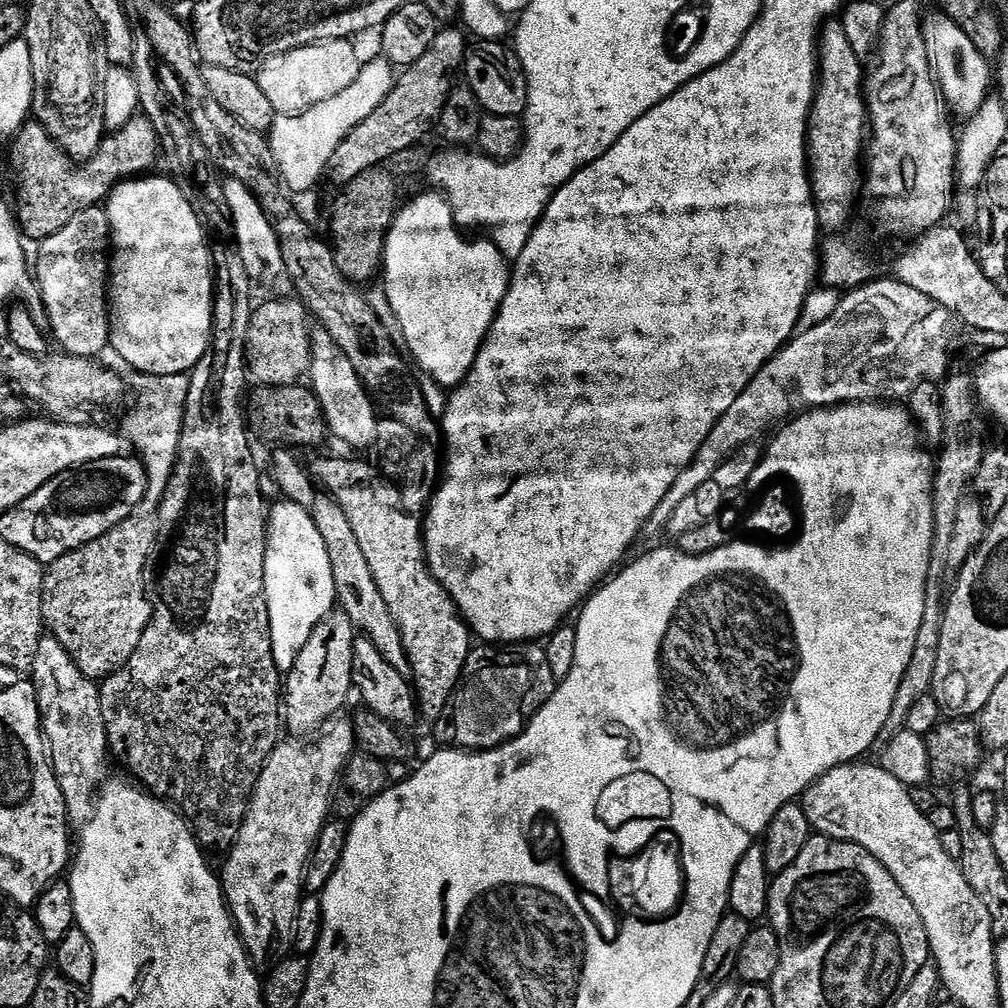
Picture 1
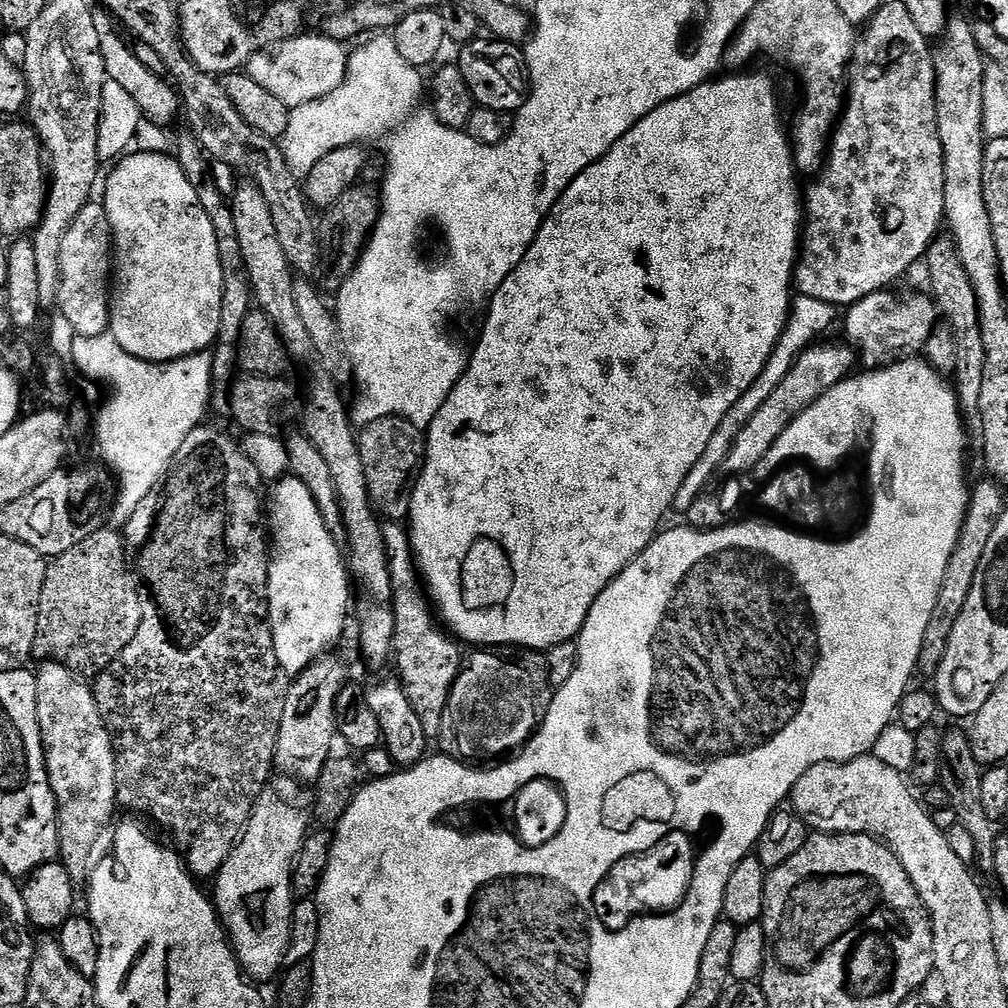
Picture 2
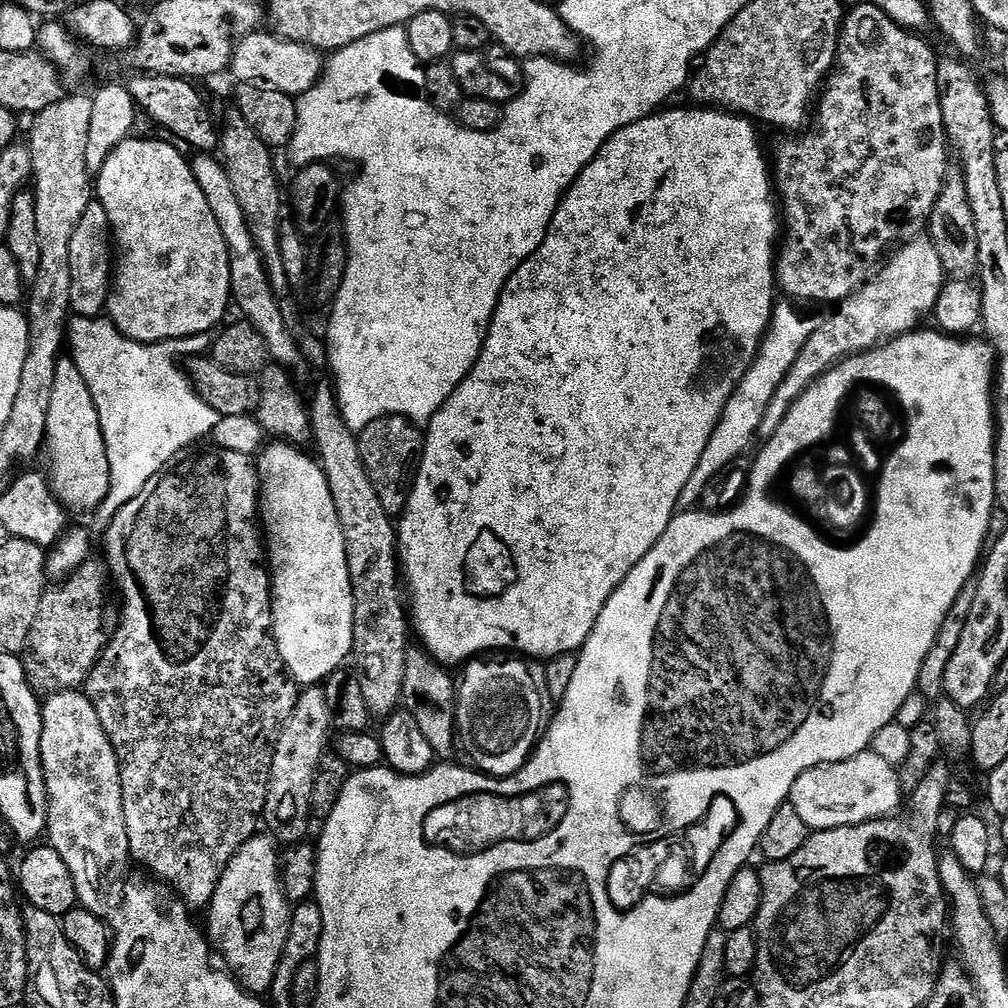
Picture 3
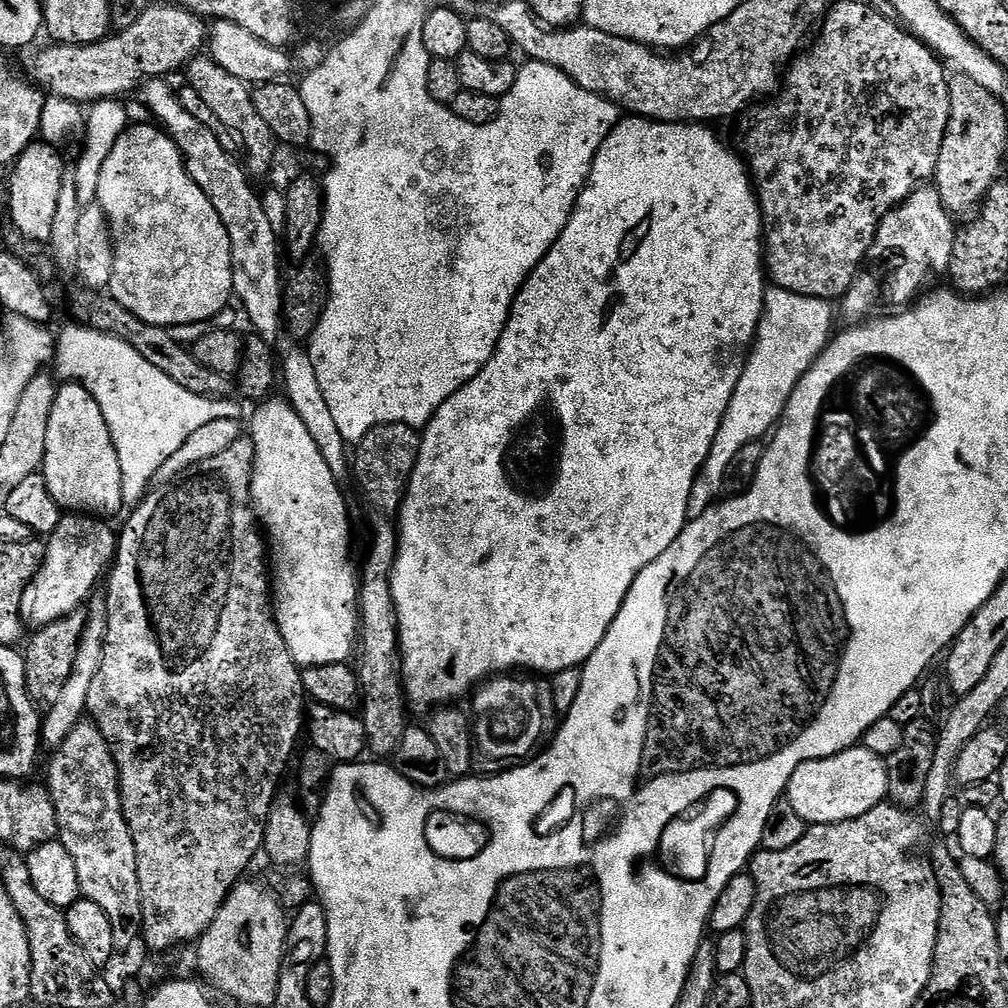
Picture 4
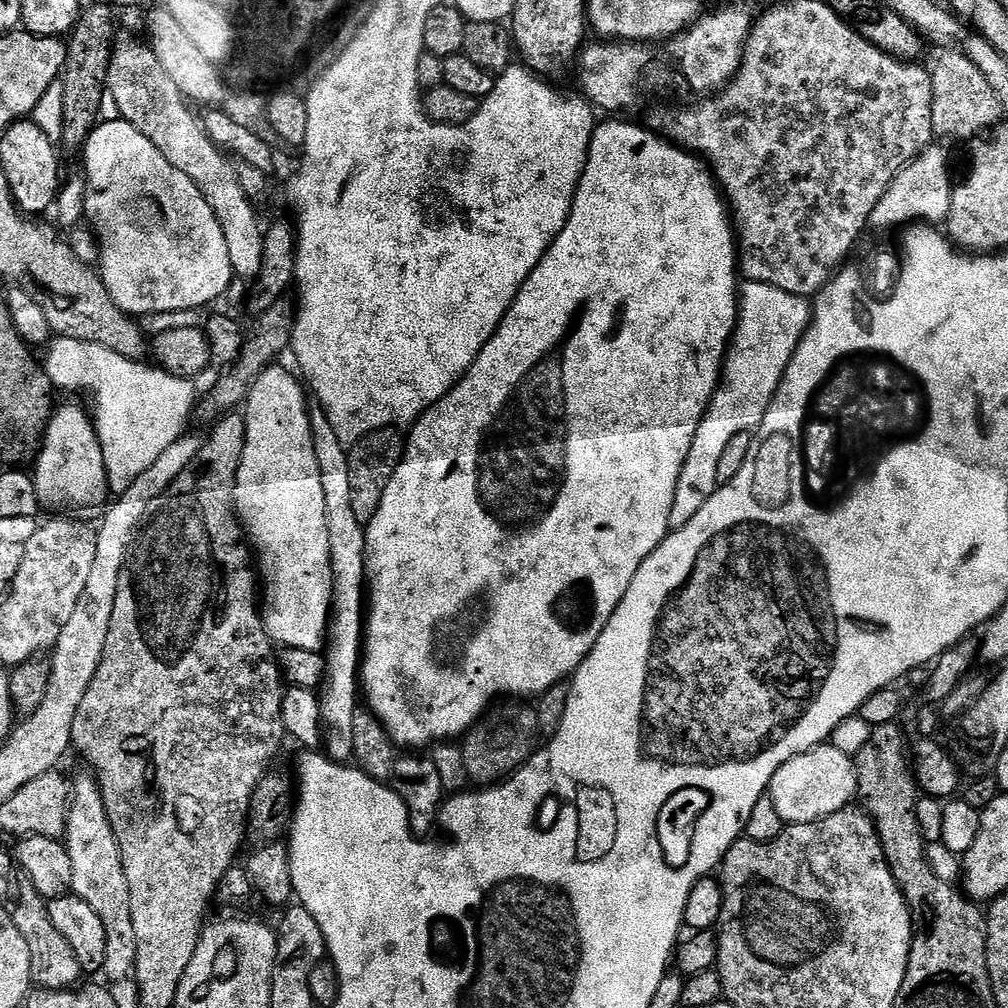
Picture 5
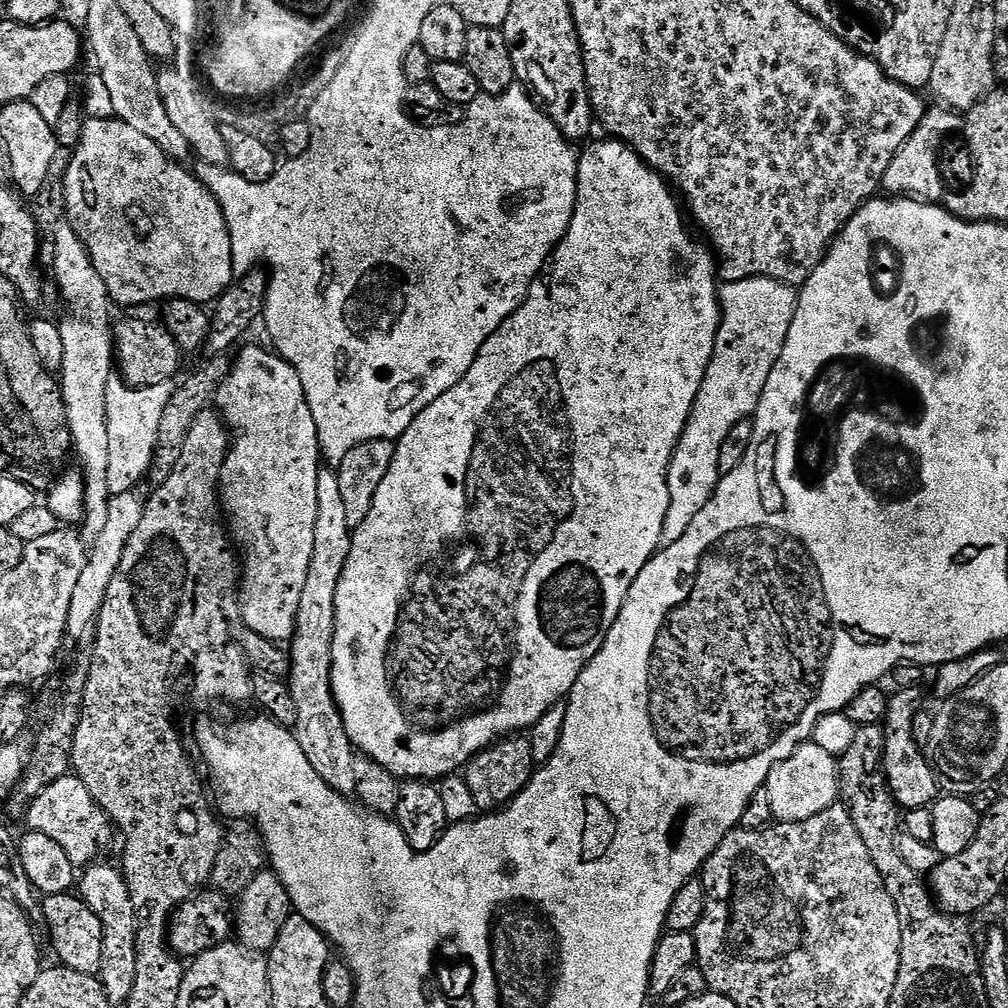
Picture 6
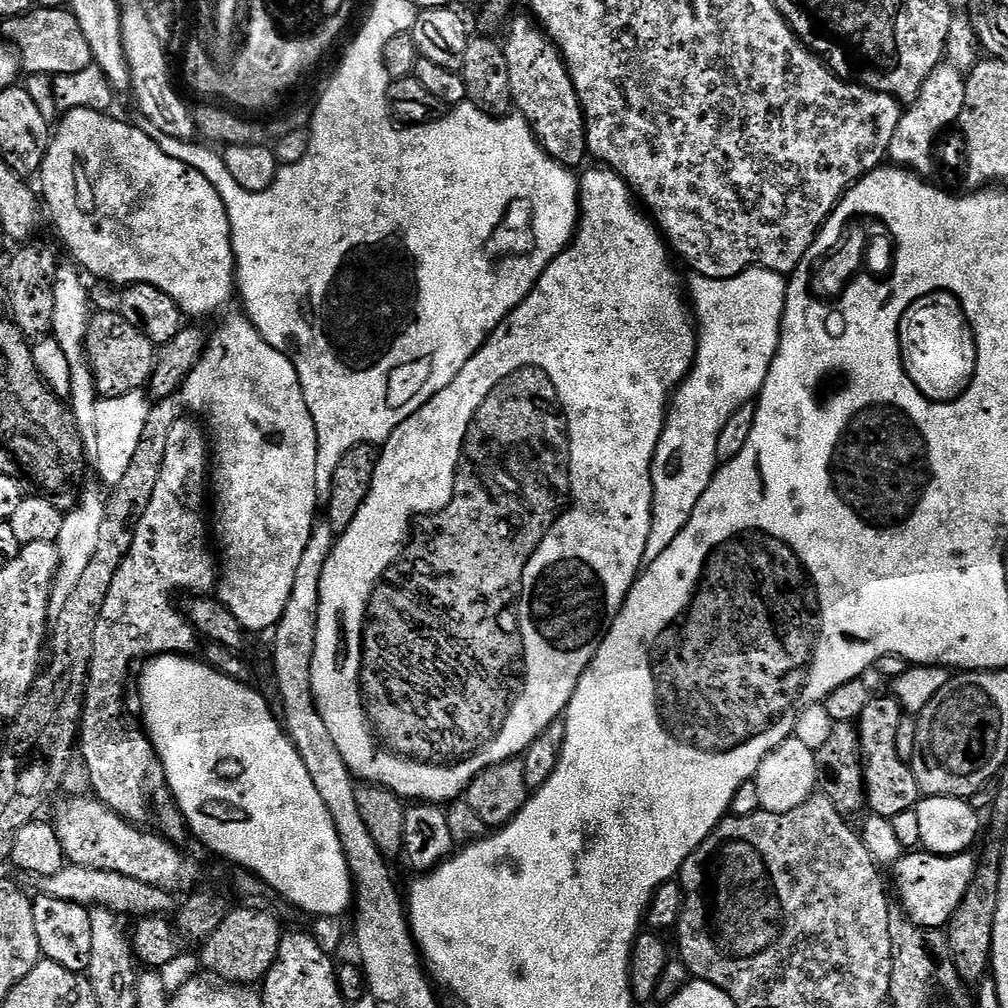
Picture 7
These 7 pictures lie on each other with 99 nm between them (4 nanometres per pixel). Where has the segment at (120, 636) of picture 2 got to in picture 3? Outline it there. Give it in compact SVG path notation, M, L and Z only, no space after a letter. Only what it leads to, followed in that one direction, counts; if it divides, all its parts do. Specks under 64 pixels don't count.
M90 558L79 570L52 586L56 588L49 587L38 606L38 618L34 618L34 626L28 635L28 647L22 653L28 685L37 697L47 698L55 692L79 689L108 646L110 580L105 565L97 560Z

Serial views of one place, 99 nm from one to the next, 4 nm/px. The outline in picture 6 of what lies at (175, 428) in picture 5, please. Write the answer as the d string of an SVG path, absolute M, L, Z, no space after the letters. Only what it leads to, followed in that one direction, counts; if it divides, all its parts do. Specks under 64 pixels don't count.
M171 383L159 384L153 388L133 388L124 386L120 392L120 400L124 408L108 409L109 428L109 474L106 477L107 491L112 496L126 494L137 487L136 484L153 467L157 455L156 443L159 440L159 423L162 420L163 408L174 391Z

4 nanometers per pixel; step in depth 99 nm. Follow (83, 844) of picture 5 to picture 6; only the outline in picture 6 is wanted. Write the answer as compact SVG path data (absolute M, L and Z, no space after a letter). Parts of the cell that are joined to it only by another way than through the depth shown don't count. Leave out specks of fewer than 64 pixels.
M103 862L93 863L83 869L78 880L78 895L85 906L102 922L102 962L98 979L113 1006L122 1006L134 990L136 961L136 935L138 918L134 914L134 902L130 898L128 884L119 867L111 868Z

